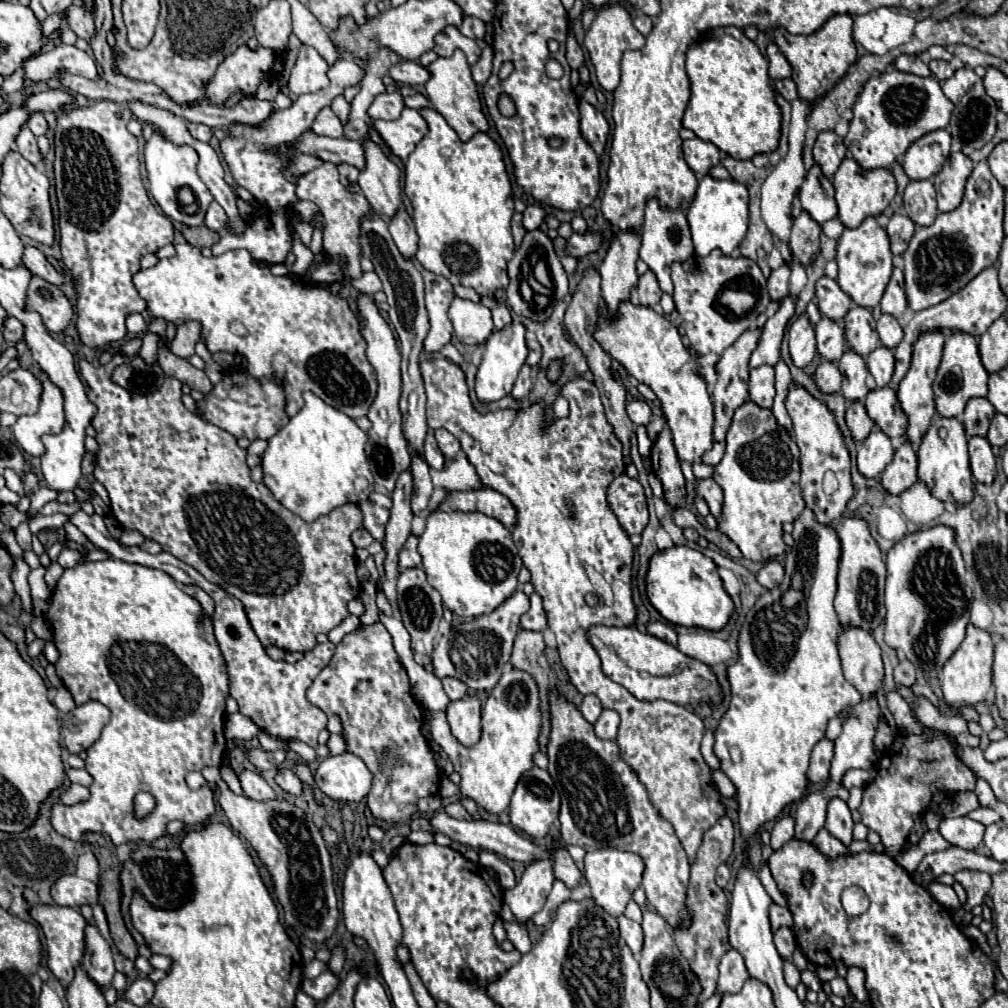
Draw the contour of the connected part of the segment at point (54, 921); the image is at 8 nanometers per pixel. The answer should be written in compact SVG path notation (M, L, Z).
M36 905L30 909L30 915L34 921L40 923L44 935L46 935L46 947L48 947L48 967L56 975L60 983L70 983L74 979L76 967L82 963L84 957L84 927L86 919L72 907L60 907L60 905Z

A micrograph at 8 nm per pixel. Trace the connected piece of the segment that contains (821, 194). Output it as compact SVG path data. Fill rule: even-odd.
M814 165L798 193L798 199L802 203L802 209L818 223L826 223L828 219L836 217L836 201L834 201L834 189L832 183L822 175L820 167Z

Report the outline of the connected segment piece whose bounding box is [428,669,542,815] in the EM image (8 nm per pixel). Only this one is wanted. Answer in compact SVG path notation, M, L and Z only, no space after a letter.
M508 669L482 707L482 739L472 749L460 745L450 733L445 713L430 713L428 725L432 741L444 749L454 765L454 771L458 771L462 777L460 793L474 799L488 813L498 815L508 809L518 779L534 767L534 755L540 749L538 737L542 715L538 685L530 673L520 669Z

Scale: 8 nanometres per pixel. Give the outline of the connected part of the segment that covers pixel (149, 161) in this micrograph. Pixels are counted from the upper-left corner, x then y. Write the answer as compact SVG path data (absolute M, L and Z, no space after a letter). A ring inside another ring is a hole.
M154 131L152 139L146 143L144 149L144 165L148 171L148 189L156 203L160 205L162 213L168 215L172 221L180 221L188 227L198 227L204 223L204 215L208 211L208 205L212 203L212 193L208 187L204 187L202 179L196 173L198 155L188 145L174 145L170 141L164 141L160 133Z

